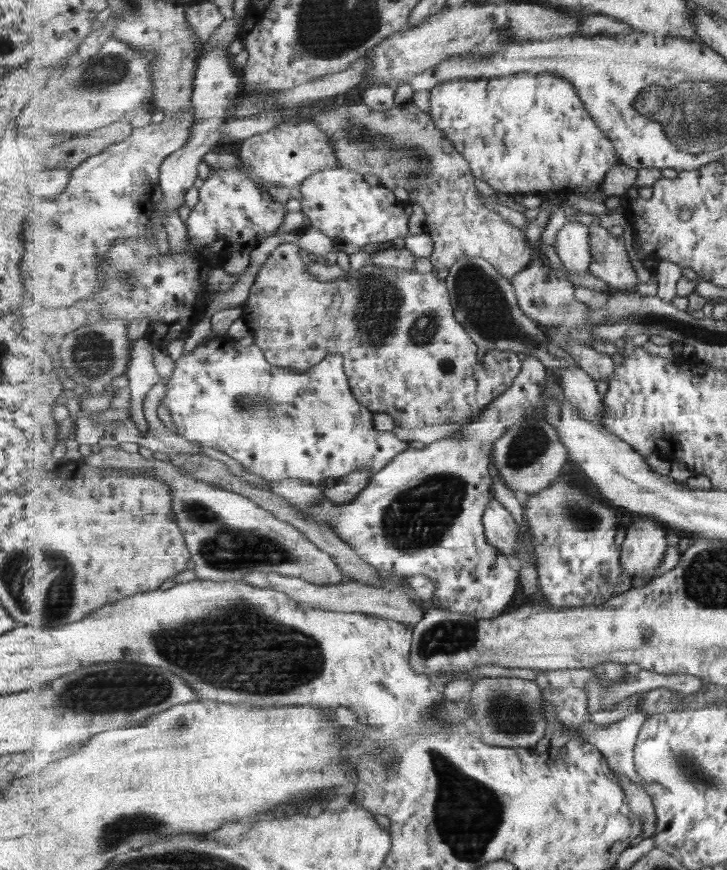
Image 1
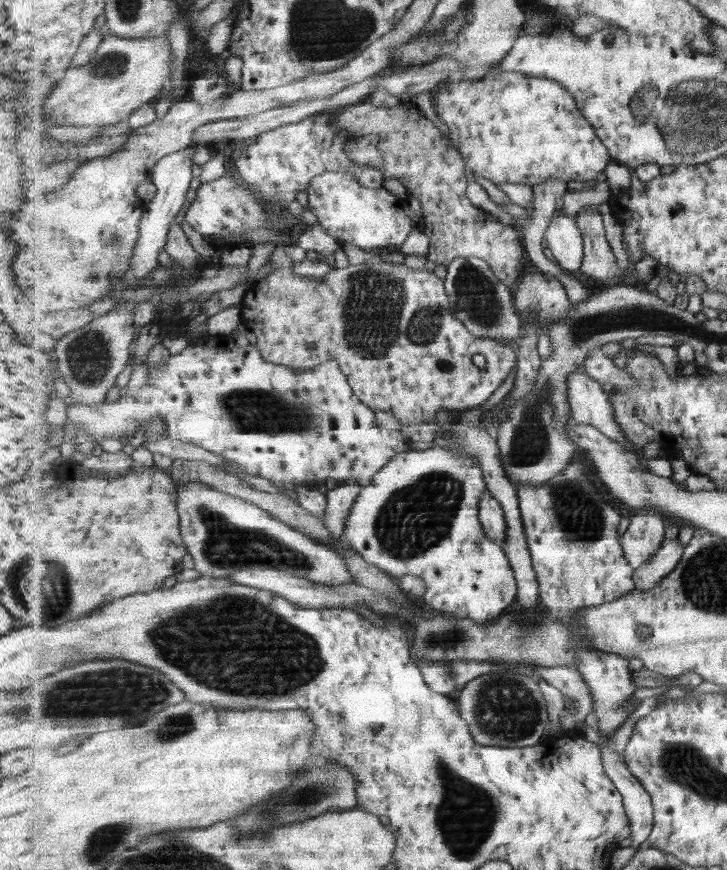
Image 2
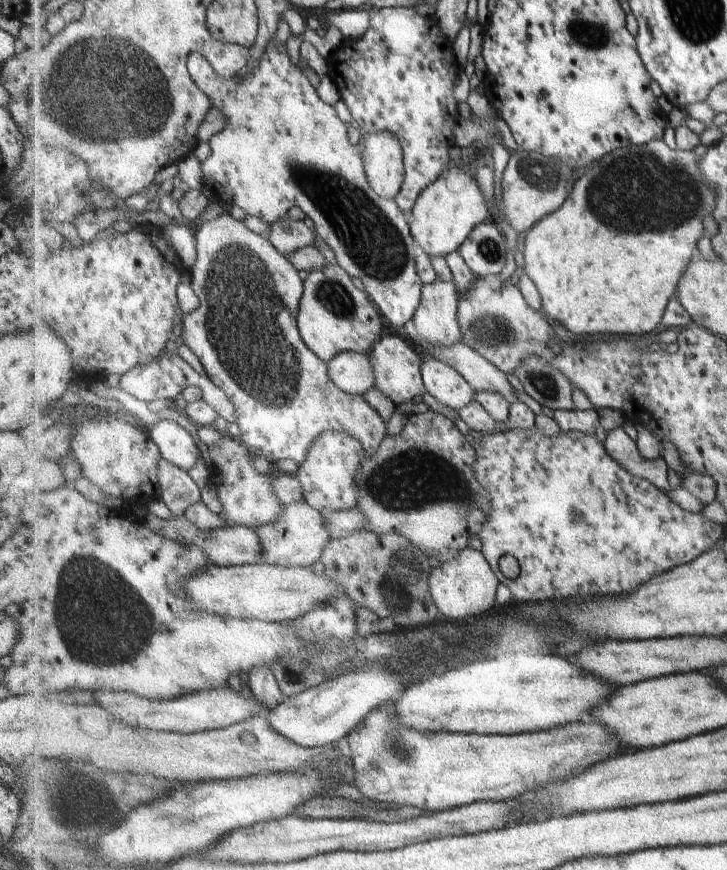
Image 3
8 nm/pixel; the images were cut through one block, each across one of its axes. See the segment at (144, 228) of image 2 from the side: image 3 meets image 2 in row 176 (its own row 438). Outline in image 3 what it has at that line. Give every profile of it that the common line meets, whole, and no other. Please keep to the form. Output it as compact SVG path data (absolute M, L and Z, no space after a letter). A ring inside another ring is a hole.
M160 420L150 427L150 437L161 448L162 459L188 471L201 454L191 434L173 420Z

